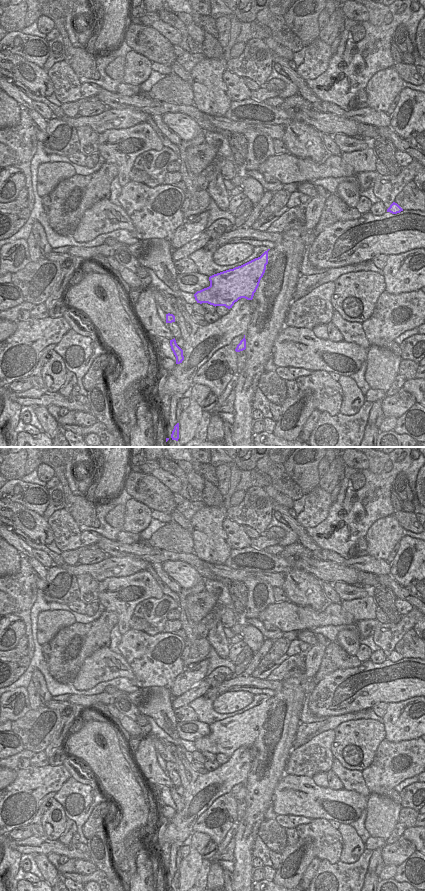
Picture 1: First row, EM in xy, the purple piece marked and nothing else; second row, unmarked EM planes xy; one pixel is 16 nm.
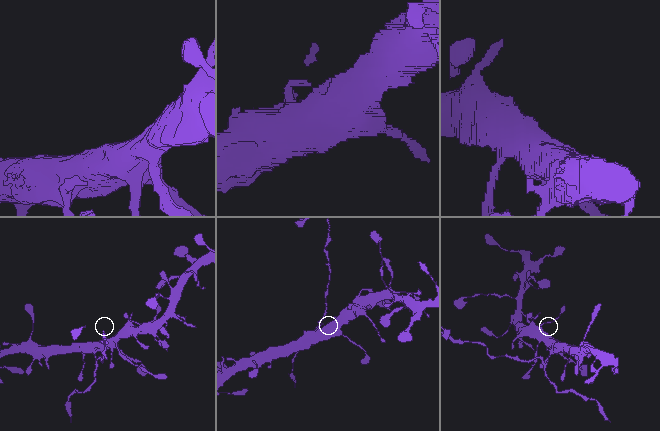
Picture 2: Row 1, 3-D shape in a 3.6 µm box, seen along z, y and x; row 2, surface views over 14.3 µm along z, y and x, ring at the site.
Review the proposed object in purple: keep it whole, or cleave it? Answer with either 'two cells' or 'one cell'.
two cells

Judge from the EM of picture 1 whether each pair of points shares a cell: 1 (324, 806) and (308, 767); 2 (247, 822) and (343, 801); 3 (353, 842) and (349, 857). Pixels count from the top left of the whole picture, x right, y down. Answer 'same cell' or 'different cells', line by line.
1: different cells
2: different cells
3: same cell

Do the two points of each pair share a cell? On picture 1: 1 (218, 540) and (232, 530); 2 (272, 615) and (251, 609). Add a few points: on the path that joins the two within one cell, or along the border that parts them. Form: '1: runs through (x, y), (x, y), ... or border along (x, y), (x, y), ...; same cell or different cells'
1: border along (225, 517), (222, 528), (231, 548); different cells
2: border along (275, 602), (268, 605), (257, 618); different cells

